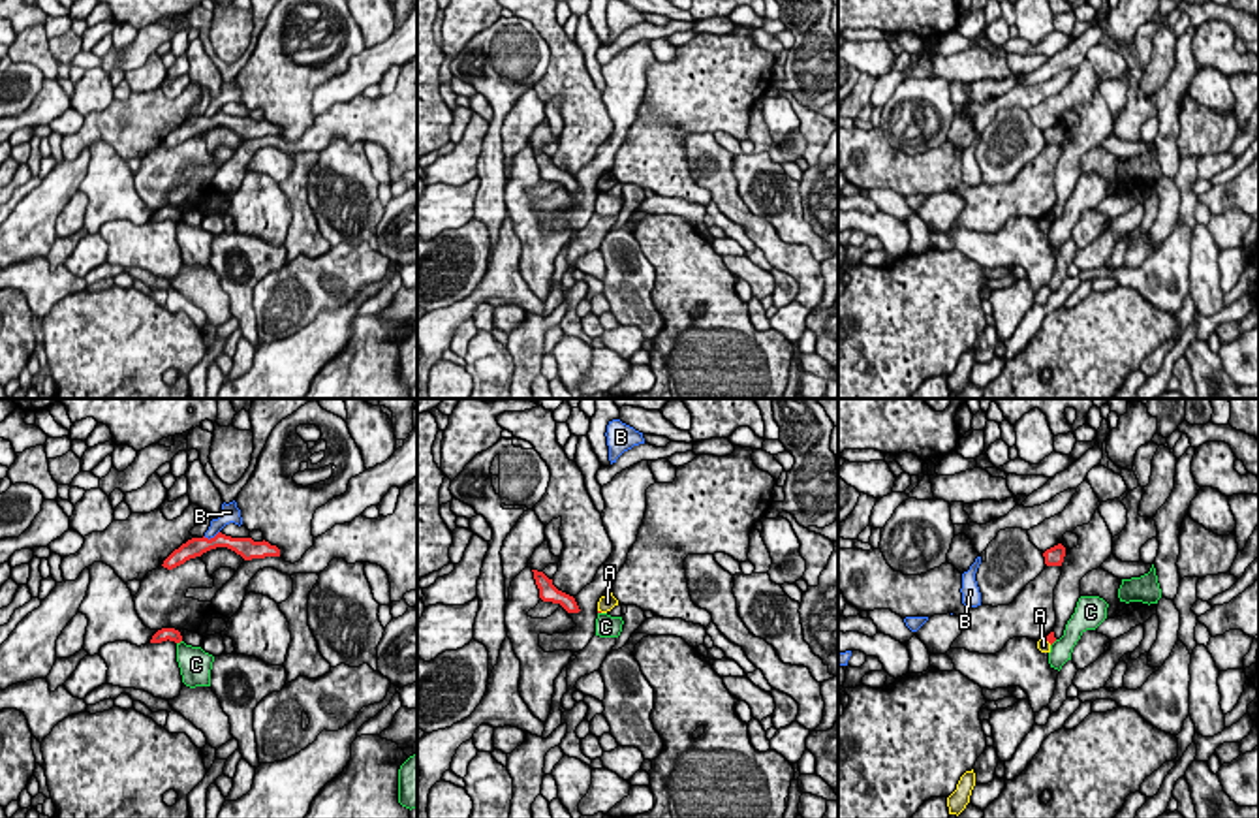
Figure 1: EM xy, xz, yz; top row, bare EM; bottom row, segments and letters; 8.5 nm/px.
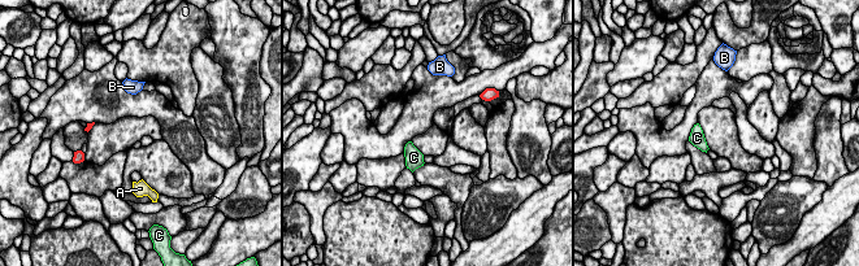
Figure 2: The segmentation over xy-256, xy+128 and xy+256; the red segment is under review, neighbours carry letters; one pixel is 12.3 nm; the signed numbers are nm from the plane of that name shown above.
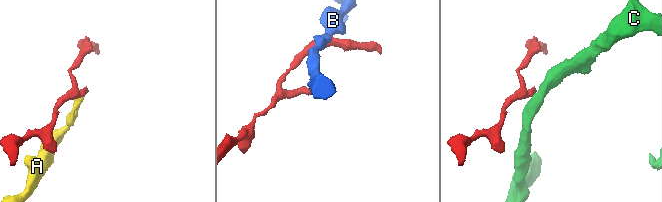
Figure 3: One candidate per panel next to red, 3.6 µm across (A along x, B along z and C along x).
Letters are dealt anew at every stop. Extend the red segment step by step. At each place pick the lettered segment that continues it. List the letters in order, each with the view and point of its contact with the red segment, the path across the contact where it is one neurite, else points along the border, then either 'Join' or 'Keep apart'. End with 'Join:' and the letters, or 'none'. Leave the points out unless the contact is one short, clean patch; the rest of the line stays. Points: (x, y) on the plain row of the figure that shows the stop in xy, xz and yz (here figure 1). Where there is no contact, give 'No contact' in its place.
A: Touches red at yz (1049, 220). Boundary: yz (1045, 217), (1051, 222). Keep apart
B: Touches red at xy (211, 117). Boundary: xy (218, 110), (209, 117), (203, 115). Keep apart
C: Touches red at xy (179, 220). Boundary: xy (181, 219), (177, 222). Keep apart
Join: none

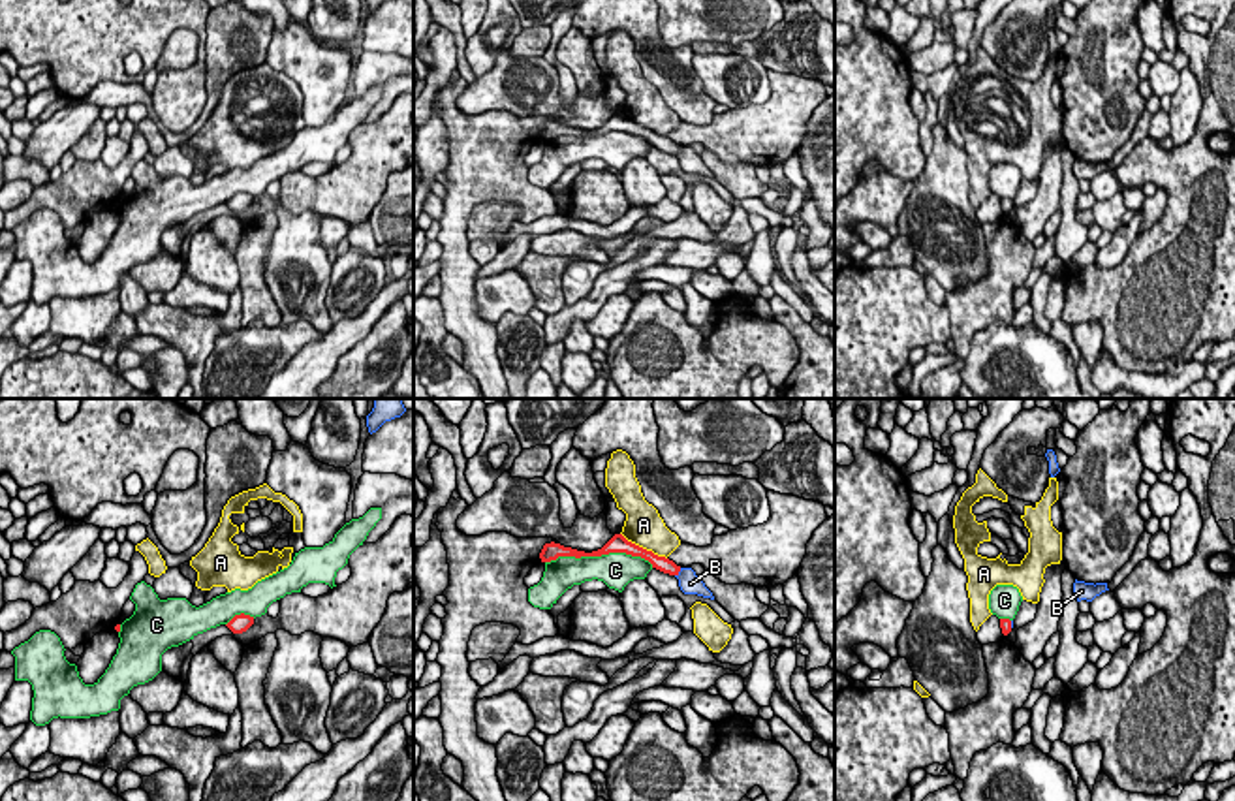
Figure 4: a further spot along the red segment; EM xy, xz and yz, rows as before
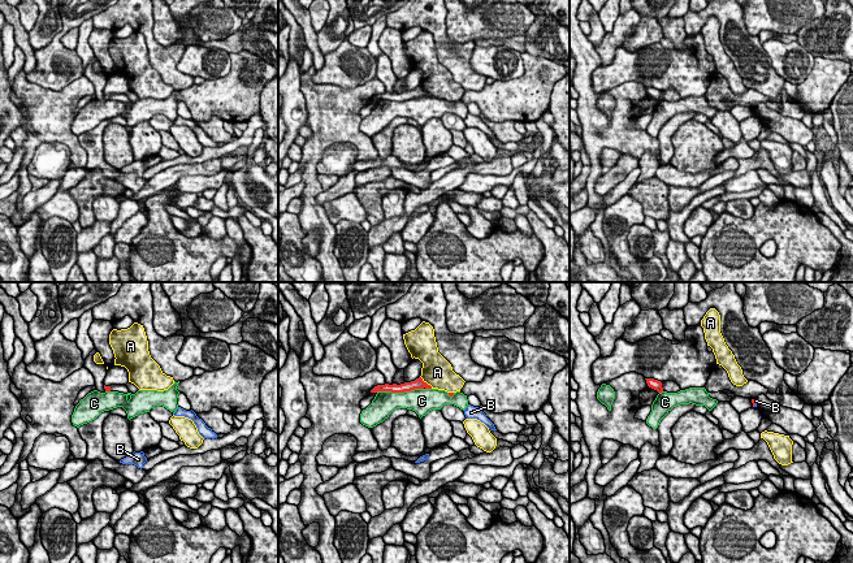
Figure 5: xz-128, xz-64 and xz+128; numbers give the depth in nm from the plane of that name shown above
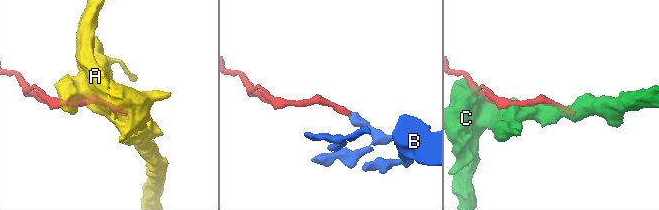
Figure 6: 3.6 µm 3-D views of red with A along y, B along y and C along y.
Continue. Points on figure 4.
A: Touches red at xz (641, 126). Boundary: xz (621, 111), (666, 138). Keep apart
B: Touches red at xz (679, 149). Path across: xz (664, 143), (679, 149), (690, 162). Join
C: Touches red at xz (600, 134). Keep apart
Join: B

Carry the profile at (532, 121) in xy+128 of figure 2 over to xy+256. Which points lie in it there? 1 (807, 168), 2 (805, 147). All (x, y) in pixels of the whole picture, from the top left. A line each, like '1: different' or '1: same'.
1: different
2: different

